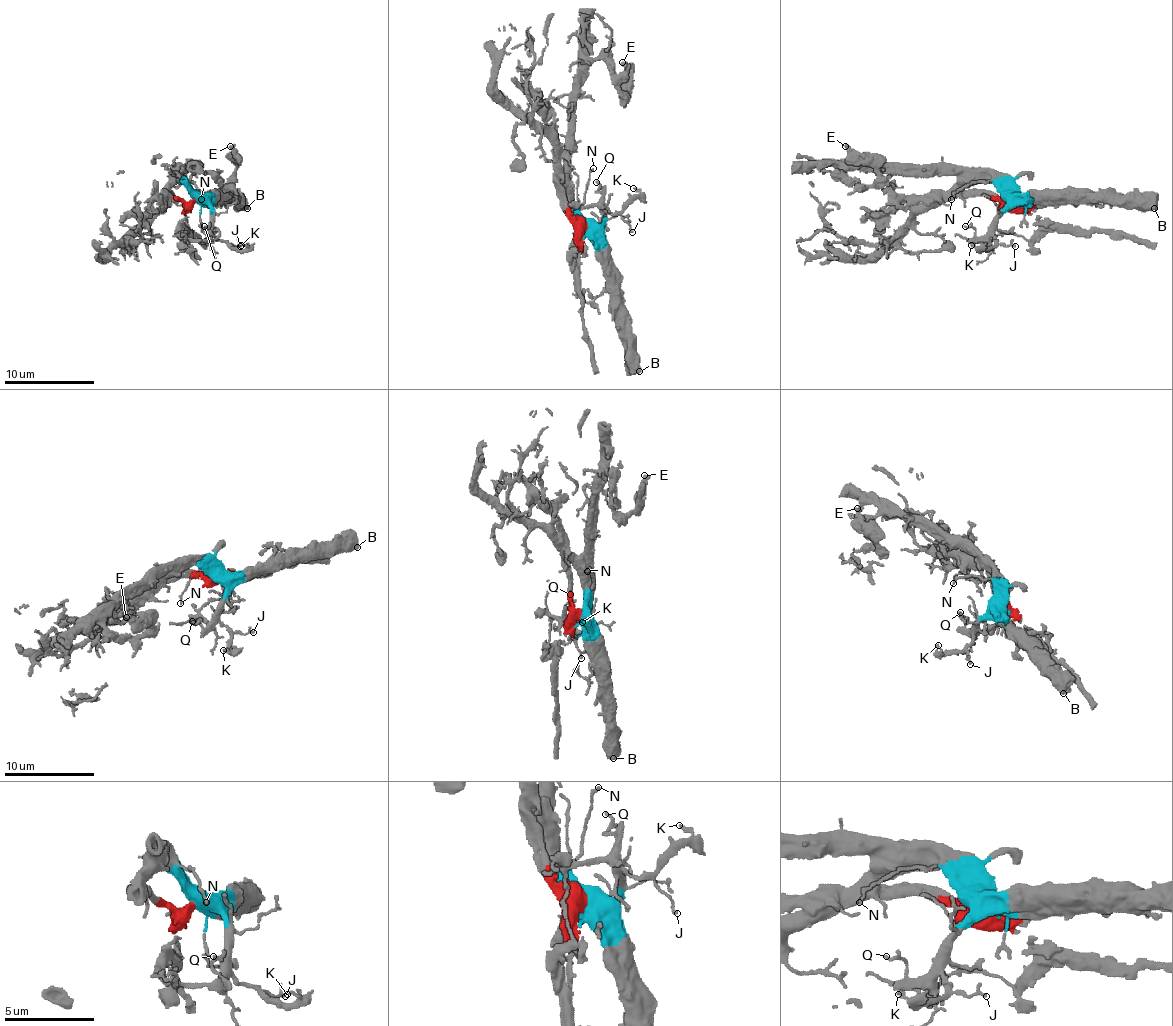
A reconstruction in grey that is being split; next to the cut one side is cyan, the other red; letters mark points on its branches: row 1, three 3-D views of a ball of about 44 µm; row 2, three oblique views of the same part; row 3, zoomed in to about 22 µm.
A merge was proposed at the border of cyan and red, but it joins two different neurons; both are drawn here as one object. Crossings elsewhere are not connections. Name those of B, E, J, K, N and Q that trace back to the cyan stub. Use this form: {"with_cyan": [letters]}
{"with_cyan": ["B", "E", "J", "K", "N", "Q"]}

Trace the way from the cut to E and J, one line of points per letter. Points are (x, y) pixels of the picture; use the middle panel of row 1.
E: (585, 227), (572, 209), (574, 82), (601, 59), (612, 84), (624, 93), (628, 68), (622, 61)
J: (585, 227), (601, 222), (608, 211), (617, 213), (633, 231)

